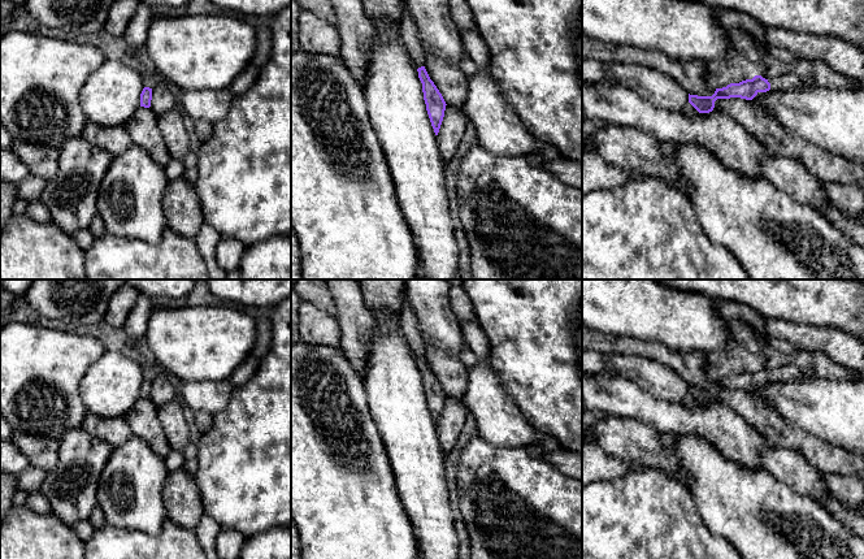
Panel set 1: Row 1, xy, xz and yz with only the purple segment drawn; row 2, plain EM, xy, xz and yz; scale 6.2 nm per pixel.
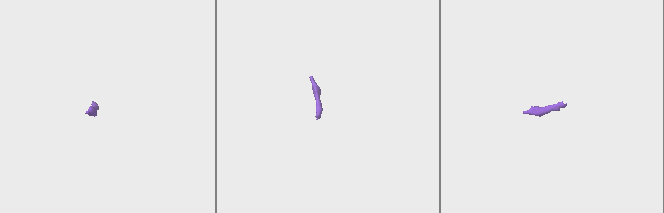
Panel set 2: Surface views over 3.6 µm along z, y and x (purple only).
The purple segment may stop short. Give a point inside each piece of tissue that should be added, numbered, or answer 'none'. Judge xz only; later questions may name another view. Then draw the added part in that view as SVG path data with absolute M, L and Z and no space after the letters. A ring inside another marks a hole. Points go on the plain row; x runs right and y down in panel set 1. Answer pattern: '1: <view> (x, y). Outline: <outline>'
1: xz (409, 325). Outline: M407 292L403 295L403 309L400 316L401 330L416 355L417 360L425 356L425 342L421 337L420 326Z

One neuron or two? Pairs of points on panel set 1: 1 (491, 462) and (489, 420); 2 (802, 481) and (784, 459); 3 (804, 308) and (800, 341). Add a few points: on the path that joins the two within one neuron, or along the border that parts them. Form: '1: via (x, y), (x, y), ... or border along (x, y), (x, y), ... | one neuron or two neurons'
1: border along (477, 433), (493, 445), (520, 447) | two neurons
2: via (799, 476), (787, 464) | one neuron
3: border along (773, 317), (833, 328) | two neurons

